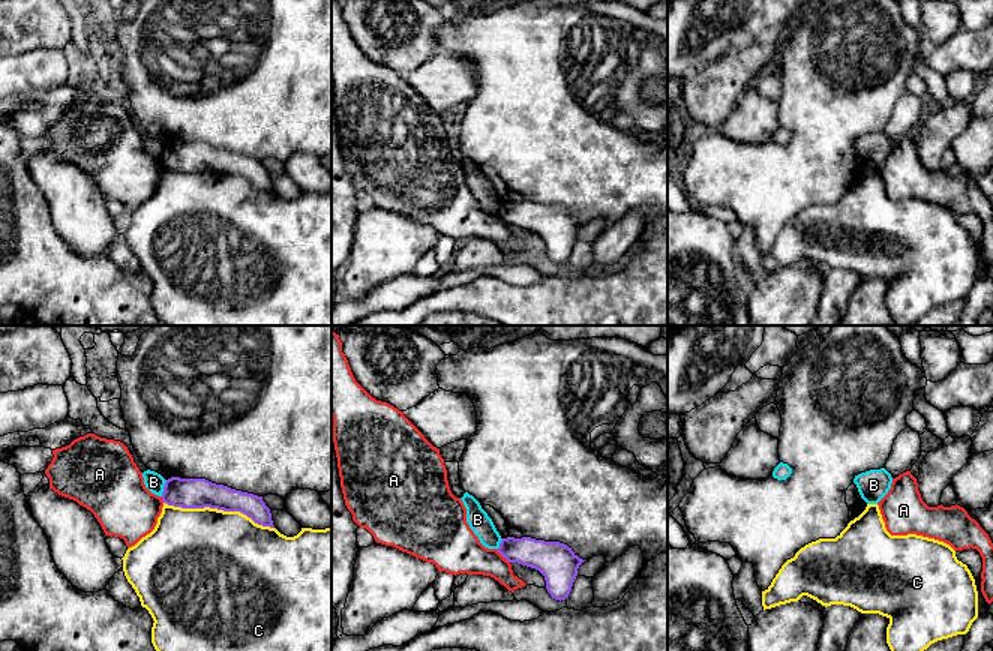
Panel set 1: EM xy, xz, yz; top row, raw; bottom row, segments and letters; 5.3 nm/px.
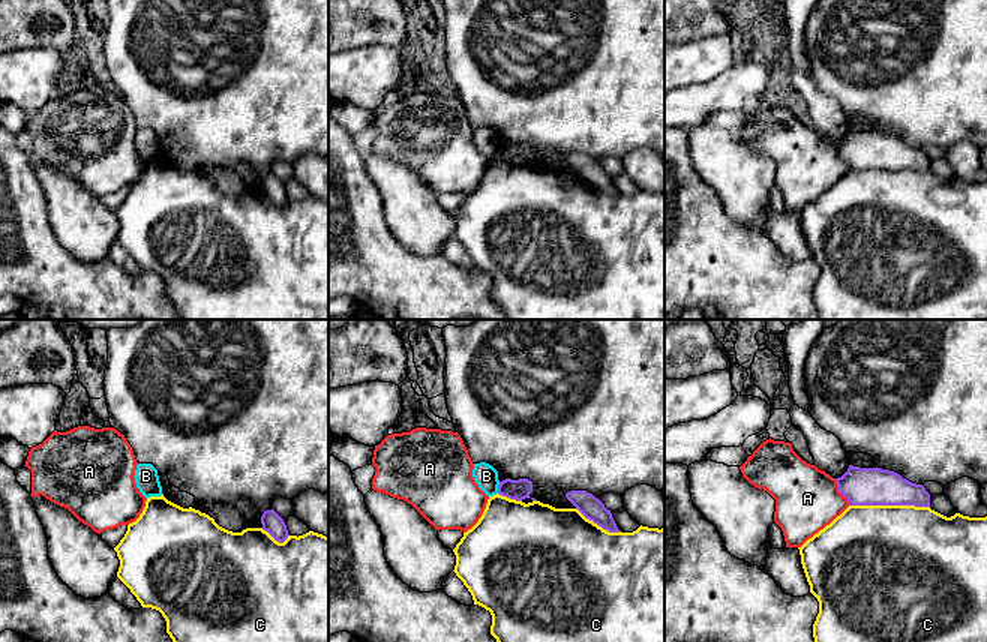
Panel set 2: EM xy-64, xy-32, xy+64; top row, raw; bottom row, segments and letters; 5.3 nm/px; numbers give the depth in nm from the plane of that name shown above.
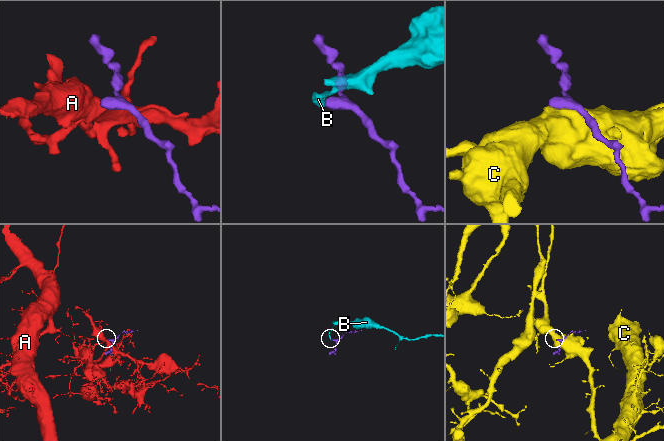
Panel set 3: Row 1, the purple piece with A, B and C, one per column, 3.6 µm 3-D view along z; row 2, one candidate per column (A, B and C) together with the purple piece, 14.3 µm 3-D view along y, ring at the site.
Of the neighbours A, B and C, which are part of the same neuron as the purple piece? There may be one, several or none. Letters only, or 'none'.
none

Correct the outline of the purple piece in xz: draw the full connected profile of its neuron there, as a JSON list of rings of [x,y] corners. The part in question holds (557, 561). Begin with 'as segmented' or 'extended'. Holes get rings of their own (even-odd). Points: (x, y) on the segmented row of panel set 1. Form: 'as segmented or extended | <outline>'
as segmented | [[[531,537],[502,538],[498,552],[508,561],[538,570],[546,580],[546,590],[555,600],[566,600],[585,561],[572,548],[560,542],[544,542]]]

